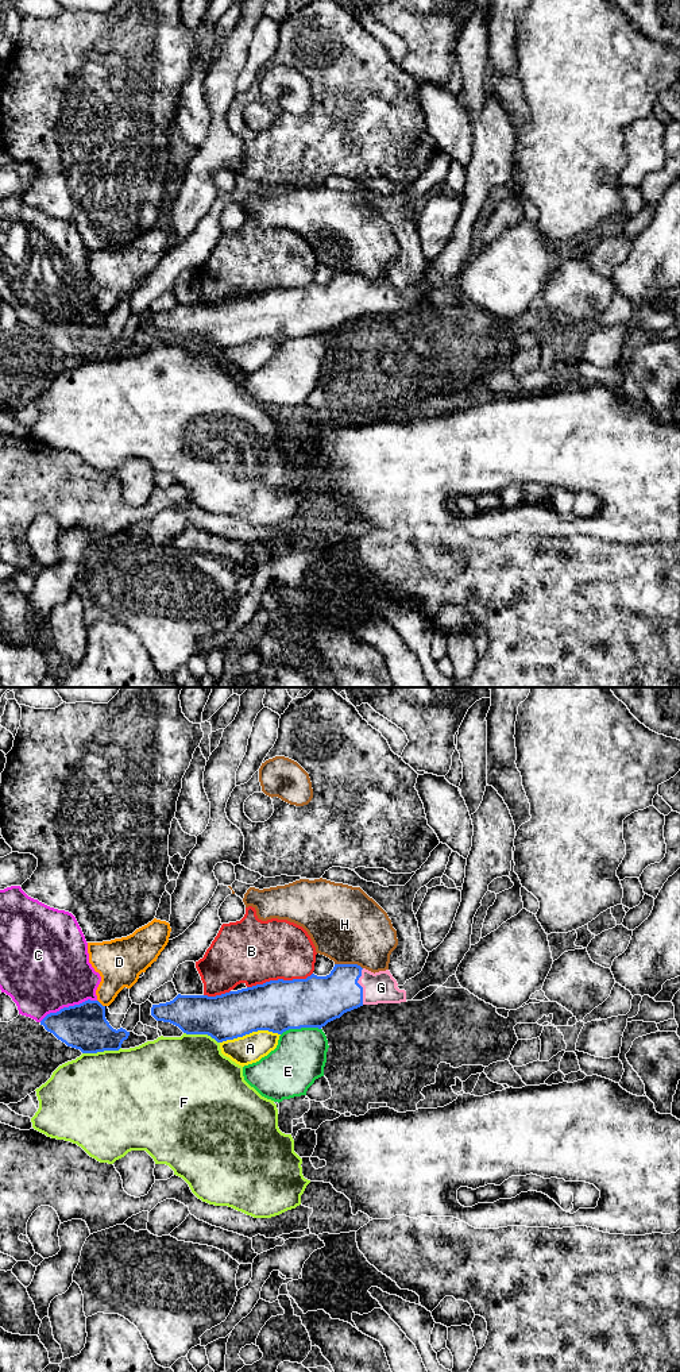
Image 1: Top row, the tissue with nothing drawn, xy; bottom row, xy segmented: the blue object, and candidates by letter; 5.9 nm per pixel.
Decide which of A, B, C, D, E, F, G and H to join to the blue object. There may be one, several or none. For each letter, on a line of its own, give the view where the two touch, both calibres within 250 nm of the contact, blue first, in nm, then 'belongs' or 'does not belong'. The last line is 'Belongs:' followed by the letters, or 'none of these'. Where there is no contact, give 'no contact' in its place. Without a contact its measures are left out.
A: xy | 300/170 nm | does not belong
B: xy | 300/380 nm | does not belong
C: xy | 280/480 nm | does not belong
D: xy | 280/240 nm | does not belong
E: xy | 300/300 nm | does not belong
F: xy | 280/500 nm | does not belong
G: xy | 280/190 nm | belongs
H: xy | 280/440 nm | does not belong
Belongs: G

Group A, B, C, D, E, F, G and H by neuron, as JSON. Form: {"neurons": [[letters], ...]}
{"neurons": [["A"], ["B"], ["C"], ["D"], ["E"], ["F"], ["G"], ["H"]]}

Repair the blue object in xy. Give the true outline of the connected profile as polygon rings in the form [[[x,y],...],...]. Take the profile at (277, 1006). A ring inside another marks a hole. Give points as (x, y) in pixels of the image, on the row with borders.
[[[486,786],[479,809],[471,814],[474,825],[472,847],[467,858],[461,902],[452,928],[444,941],[432,952],[420,974],[399,986],[389,970],[371,972],[358,964],[335,964],[327,976],[312,974],[306,979],[270,980],[263,984],[229,991],[216,997],[181,995],[173,1001],[152,1005],[151,1015],[157,1021],[170,1022],[186,1034],[208,1034],[217,1043],[243,1037],[252,1032],[268,1030],[282,1034],[289,1029],[318,1028],[340,1018],[344,1013],[363,1005],[401,1003],[412,1001],[429,986],[443,986],[471,948],[474,917],[482,906],[488,885],[511,871],[515,825],[507,805],[492,786]]]

